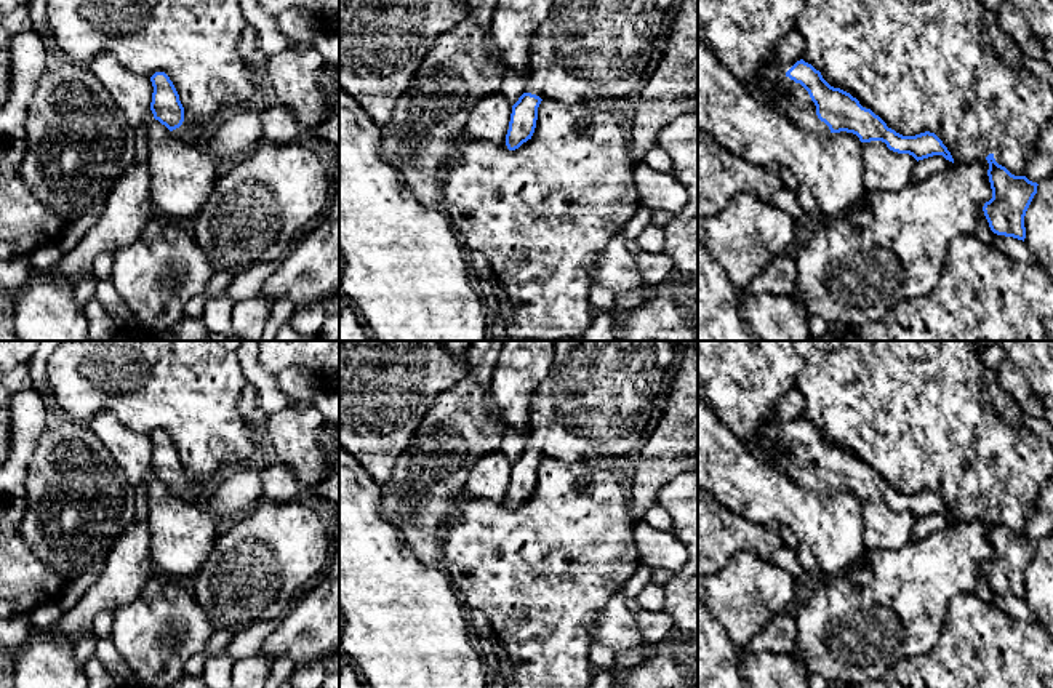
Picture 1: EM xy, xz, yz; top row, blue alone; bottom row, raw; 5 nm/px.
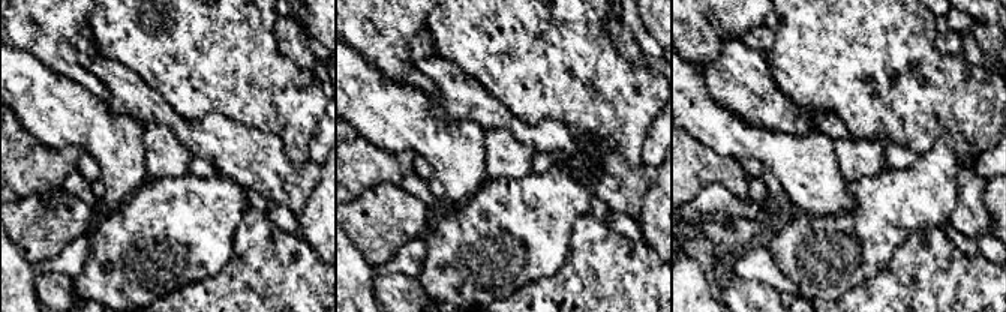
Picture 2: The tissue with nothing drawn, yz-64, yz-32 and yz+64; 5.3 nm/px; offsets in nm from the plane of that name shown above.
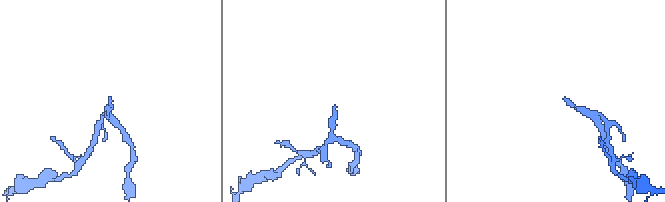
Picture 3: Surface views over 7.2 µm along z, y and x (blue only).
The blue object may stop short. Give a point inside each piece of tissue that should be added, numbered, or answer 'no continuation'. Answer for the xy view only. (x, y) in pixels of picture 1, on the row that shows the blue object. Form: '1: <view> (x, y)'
1: xy (189, 132)

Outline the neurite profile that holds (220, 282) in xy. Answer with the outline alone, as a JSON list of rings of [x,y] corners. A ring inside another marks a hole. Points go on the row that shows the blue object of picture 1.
[[[214,270],[211,278],[208,280],[206,290],[202,294],[192,298],[184,306],[184,315],[190,318],[202,318],[205,304],[210,299],[226,296],[232,280],[234,280],[234,275],[230,272]]]

